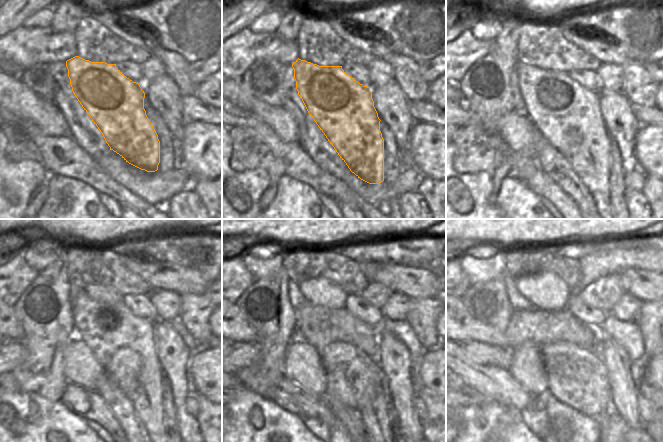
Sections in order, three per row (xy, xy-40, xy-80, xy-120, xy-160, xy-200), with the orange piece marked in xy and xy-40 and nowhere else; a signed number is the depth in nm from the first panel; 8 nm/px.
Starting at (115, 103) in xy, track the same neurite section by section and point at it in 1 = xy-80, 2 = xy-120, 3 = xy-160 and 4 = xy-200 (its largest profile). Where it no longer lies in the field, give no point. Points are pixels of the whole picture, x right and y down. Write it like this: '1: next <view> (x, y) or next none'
1: next xy-80 (568, 115)
2: next xy-120 (104, 328)
3: next xy-160 (313, 323)
4: next xy-200 (602, 418)

